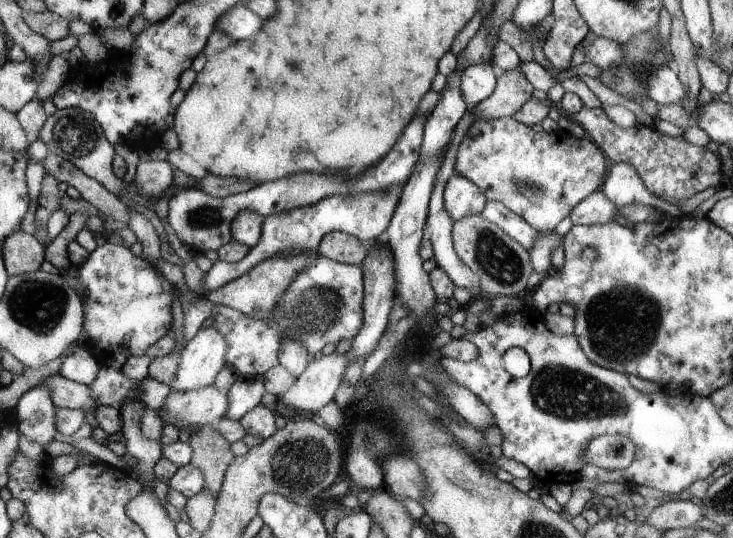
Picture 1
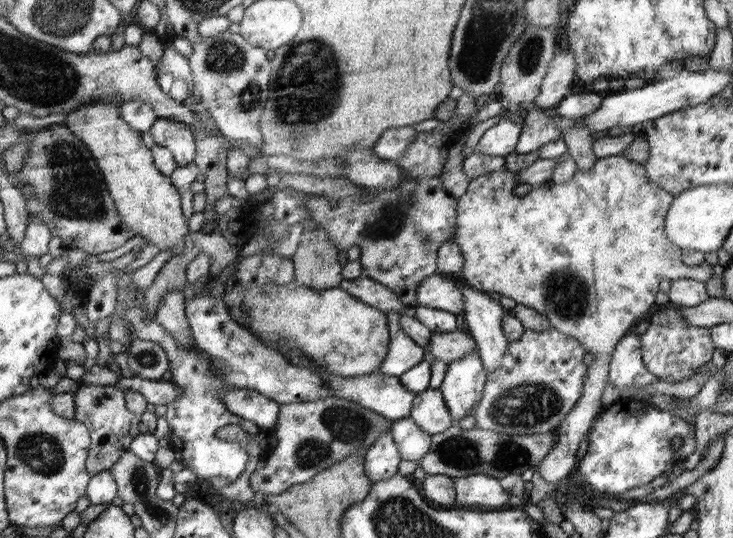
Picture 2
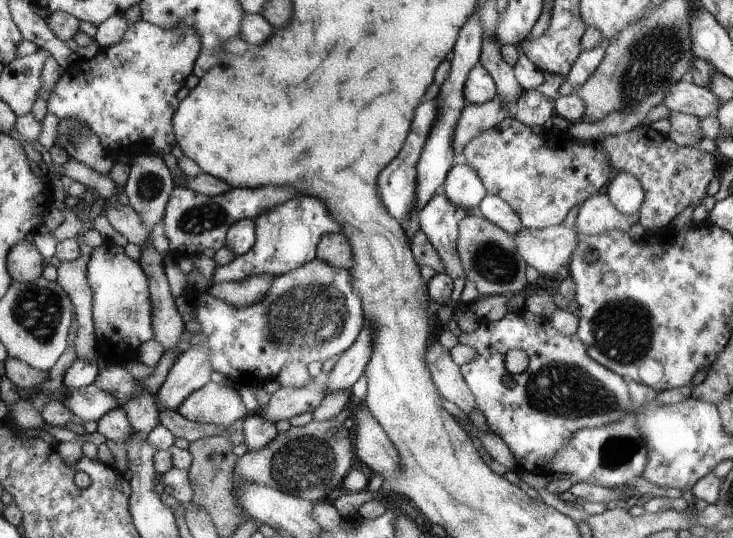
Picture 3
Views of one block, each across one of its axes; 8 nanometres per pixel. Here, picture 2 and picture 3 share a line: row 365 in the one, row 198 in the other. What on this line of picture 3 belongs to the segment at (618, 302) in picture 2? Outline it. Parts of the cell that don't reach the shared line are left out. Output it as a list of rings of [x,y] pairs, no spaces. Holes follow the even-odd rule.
[[[596,193],[580,206],[576,214],[575,227],[579,234],[604,234],[610,230],[628,232],[639,222],[639,212],[622,214],[605,193]]]

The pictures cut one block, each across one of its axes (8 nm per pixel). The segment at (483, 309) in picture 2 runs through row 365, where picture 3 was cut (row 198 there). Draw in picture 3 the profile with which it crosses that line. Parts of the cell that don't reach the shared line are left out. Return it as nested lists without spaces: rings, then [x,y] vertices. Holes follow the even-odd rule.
[[[486,195],[480,202],[477,211],[490,222],[507,231],[512,236],[522,230],[523,224],[512,207],[499,196]]]

